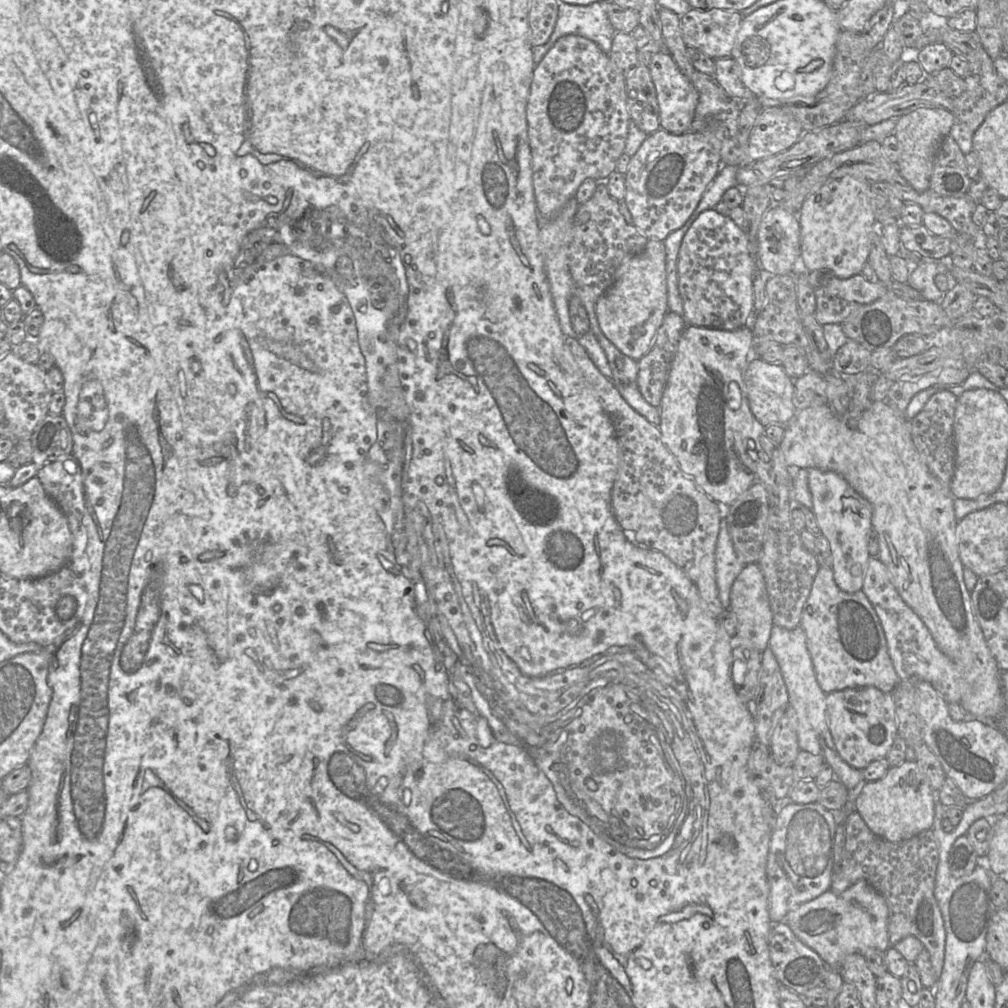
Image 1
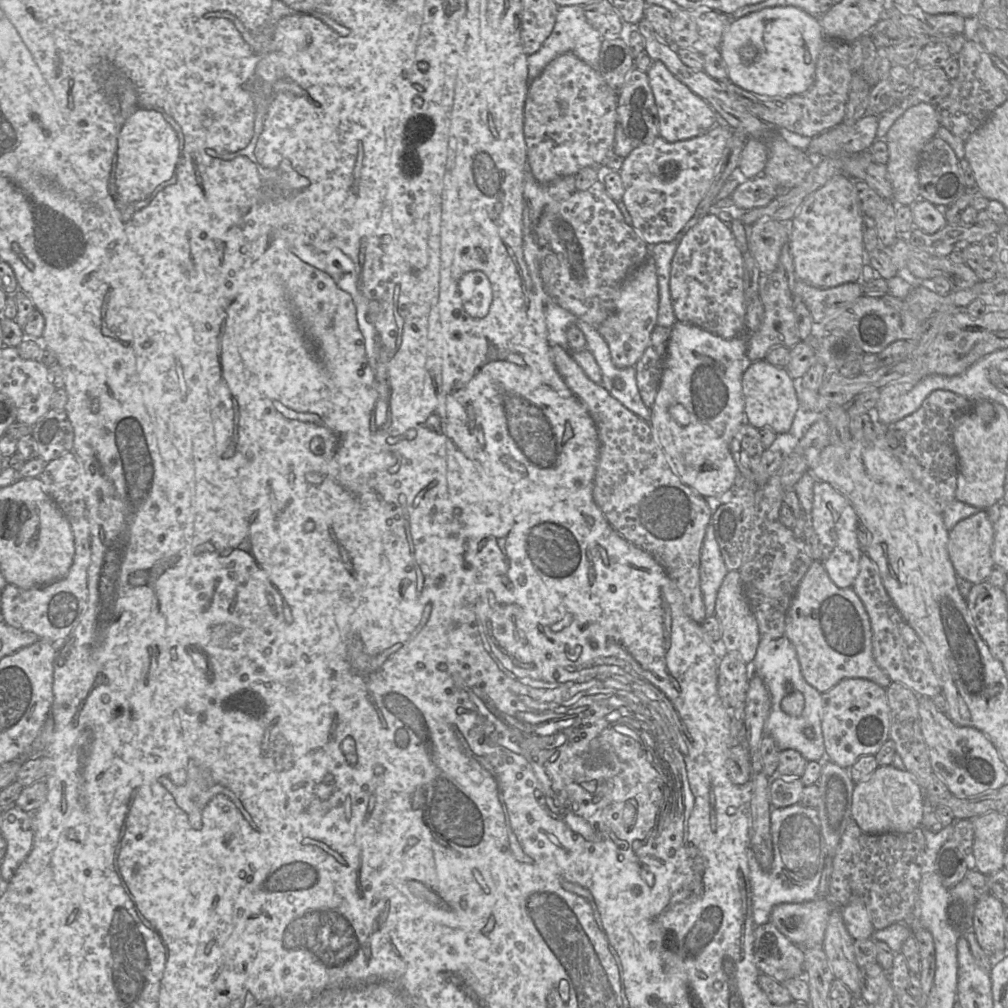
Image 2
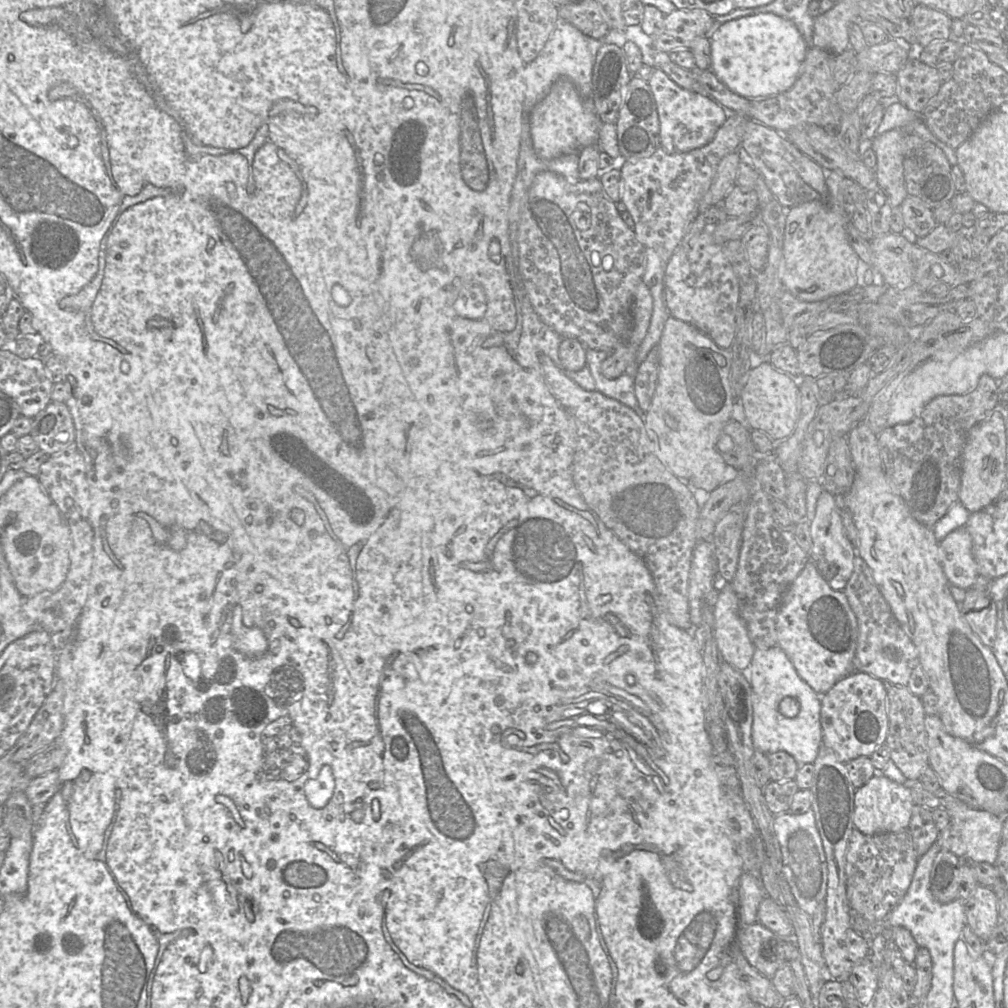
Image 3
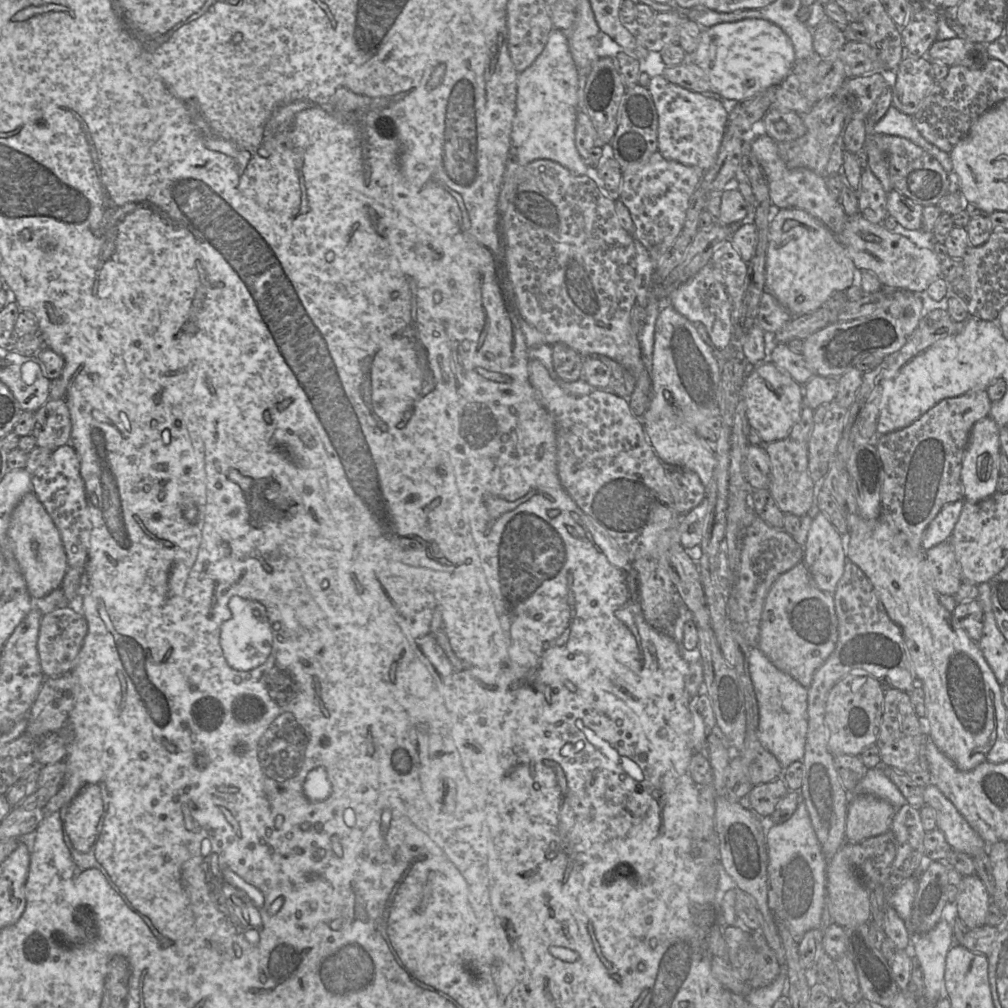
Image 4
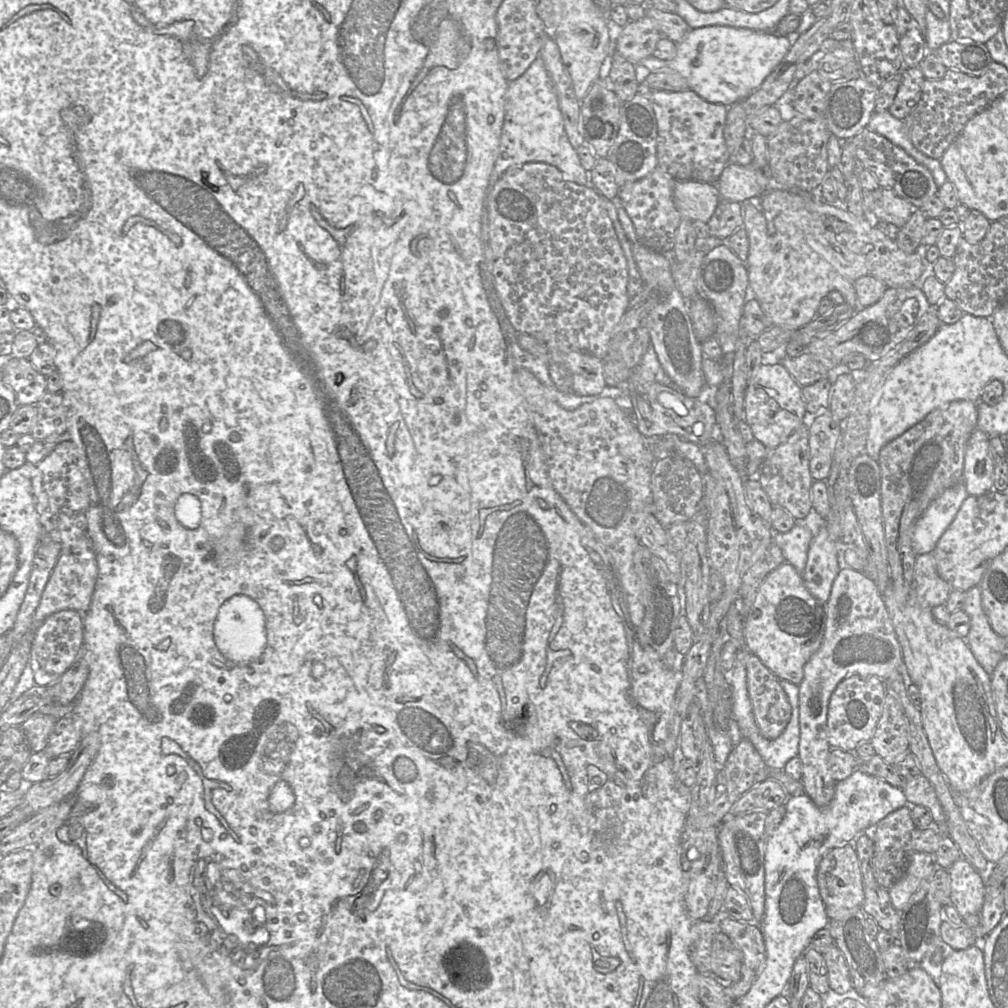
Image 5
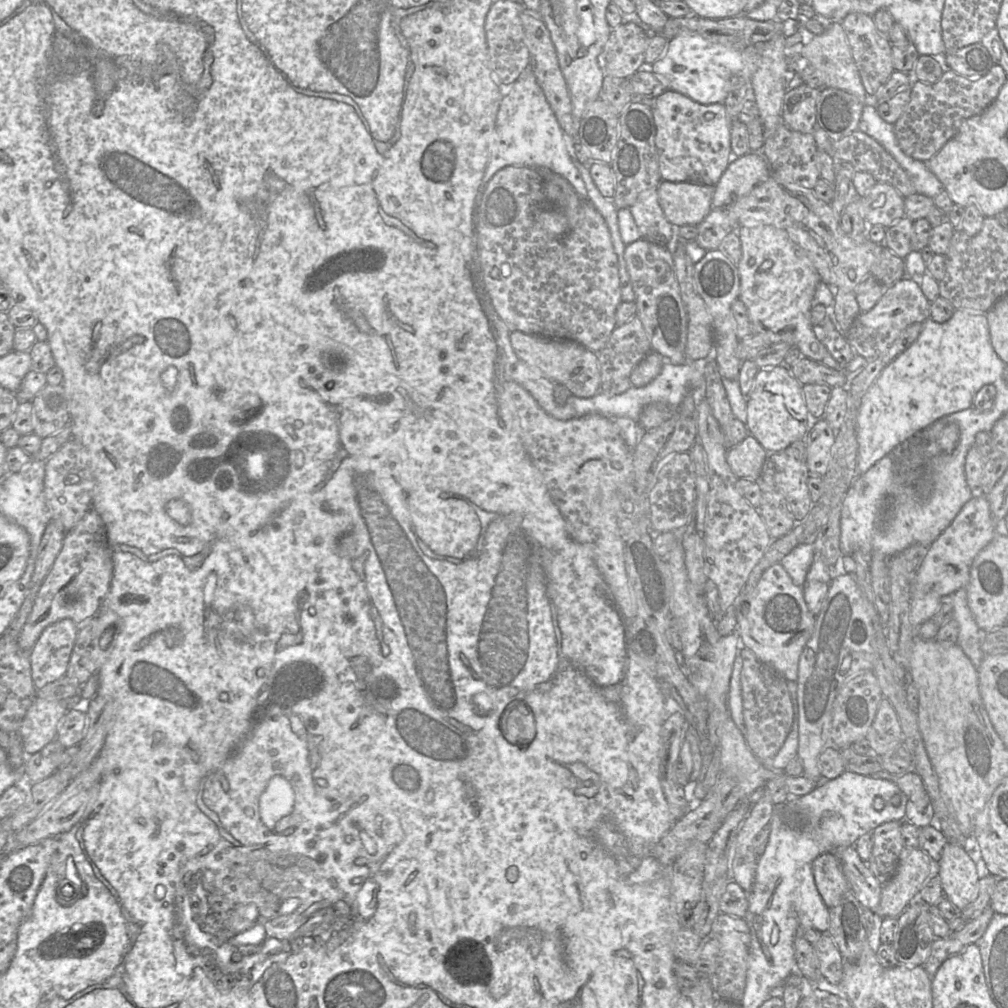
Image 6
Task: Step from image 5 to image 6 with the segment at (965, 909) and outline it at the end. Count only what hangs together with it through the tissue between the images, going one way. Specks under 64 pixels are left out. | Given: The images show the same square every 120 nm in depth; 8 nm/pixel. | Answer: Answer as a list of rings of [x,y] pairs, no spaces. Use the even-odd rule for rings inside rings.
[[[948,841],[938,864],[944,897],[963,911],[978,893],[980,879],[975,863],[961,845]]]

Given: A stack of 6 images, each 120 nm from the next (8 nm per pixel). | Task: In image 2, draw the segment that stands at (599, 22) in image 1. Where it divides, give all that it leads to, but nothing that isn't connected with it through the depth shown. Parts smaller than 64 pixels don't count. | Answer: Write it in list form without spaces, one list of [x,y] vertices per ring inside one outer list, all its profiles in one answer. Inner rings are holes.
[[[569,5],[558,8],[556,22],[549,37],[542,44],[541,48],[527,57],[529,82],[536,79],[559,55],[571,52],[583,62],[598,70],[600,50],[603,42],[602,35],[587,21],[583,5]]]

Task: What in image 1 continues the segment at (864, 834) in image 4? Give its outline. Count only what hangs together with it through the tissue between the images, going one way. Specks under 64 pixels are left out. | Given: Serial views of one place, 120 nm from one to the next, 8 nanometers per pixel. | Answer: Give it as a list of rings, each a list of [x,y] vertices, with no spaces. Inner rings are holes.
[[[904,761],[889,767],[882,778],[865,782],[854,808],[875,835],[890,842],[901,842],[932,828],[934,791],[918,764],[915,761]]]

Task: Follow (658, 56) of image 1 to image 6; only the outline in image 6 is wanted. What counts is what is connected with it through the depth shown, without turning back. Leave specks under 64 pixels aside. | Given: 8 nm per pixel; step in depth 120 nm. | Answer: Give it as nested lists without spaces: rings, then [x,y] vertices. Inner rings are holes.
[[[674,90],[656,97],[652,107],[655,145],[663,181],[716,186],[727,169],[731,153],[731,126],[723,103],[703,105]]]

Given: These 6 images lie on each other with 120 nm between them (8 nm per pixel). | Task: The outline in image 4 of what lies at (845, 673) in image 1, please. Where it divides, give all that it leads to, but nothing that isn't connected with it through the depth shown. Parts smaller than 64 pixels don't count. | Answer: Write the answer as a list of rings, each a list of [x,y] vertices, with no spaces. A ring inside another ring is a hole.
[[[804,562],[781,574],[764,602],[757,647],[779,670],[808,688],[814,672],[835,649],[837,639],[838,621],[833,595],[813,584]]]

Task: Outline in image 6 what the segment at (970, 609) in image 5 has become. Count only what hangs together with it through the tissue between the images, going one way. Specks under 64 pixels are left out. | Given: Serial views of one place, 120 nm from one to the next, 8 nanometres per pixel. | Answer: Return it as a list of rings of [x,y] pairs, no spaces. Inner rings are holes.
[[[966,587],[960,588],[948,596],[942,596],[941,603],[951,603],[953,606],[953,619],[959,625],[959,634],[956,644],[963,650],[971,663],[977,669],[986,654],[981,646],[987,632],[978,627],[967,602]]]

